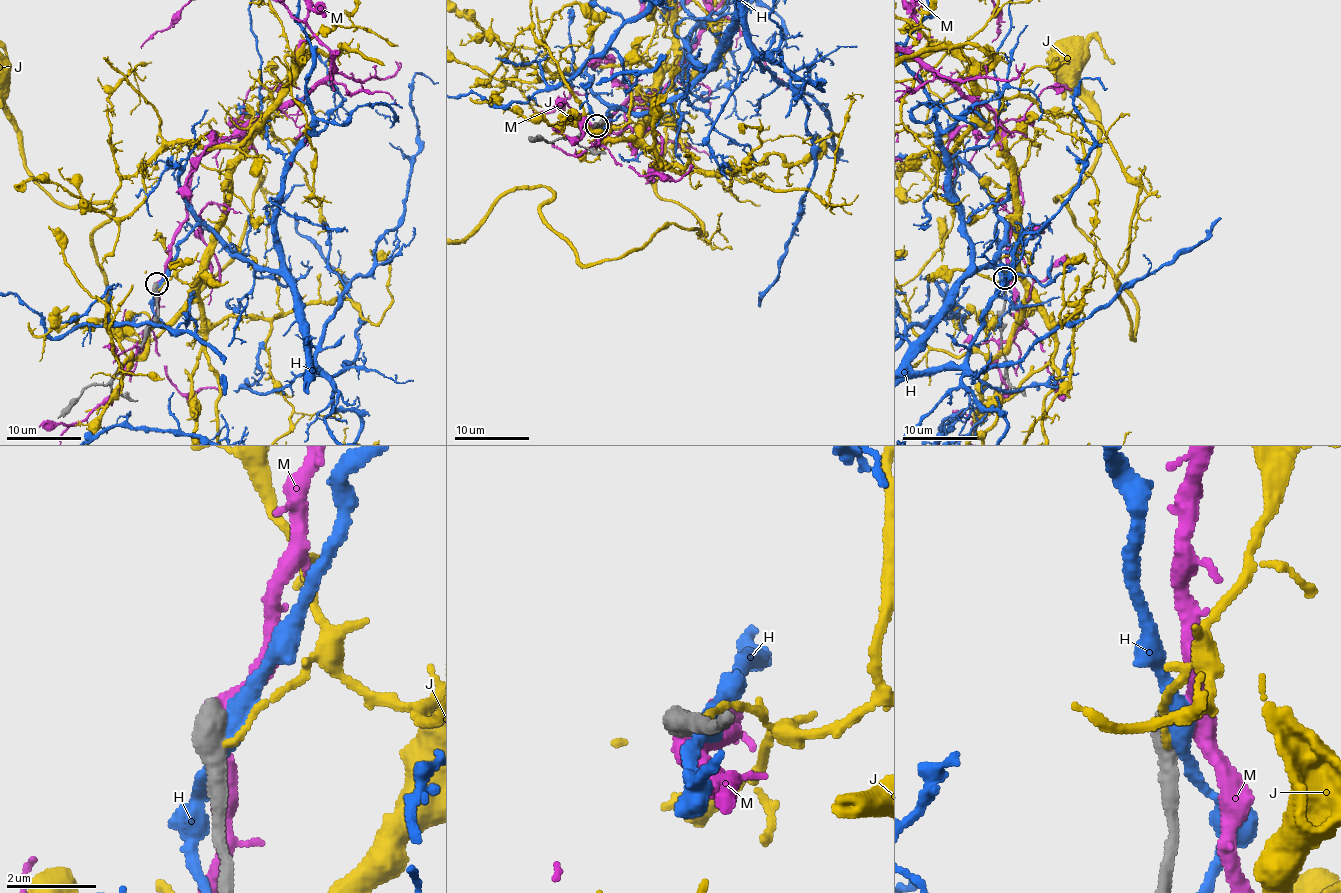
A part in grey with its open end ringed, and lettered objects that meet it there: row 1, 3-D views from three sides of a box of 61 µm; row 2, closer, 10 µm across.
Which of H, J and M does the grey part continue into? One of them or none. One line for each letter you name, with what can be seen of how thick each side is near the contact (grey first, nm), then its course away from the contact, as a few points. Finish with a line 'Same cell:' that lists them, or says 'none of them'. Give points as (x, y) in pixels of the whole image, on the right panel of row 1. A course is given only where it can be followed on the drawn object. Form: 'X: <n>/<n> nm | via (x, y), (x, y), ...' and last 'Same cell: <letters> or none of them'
Same cell: none of them

